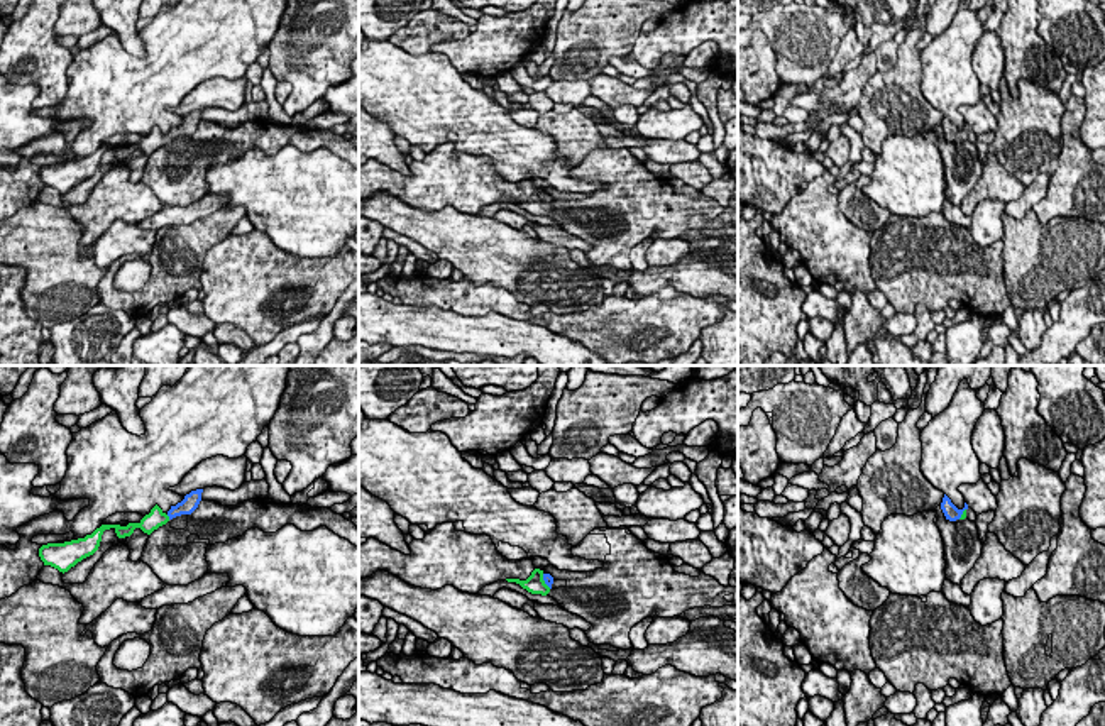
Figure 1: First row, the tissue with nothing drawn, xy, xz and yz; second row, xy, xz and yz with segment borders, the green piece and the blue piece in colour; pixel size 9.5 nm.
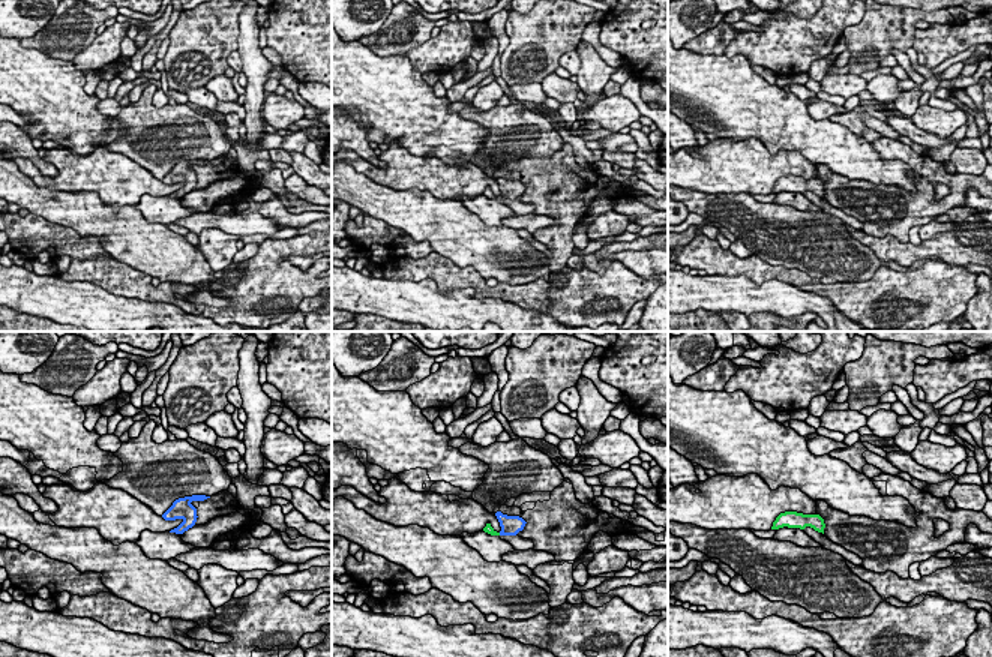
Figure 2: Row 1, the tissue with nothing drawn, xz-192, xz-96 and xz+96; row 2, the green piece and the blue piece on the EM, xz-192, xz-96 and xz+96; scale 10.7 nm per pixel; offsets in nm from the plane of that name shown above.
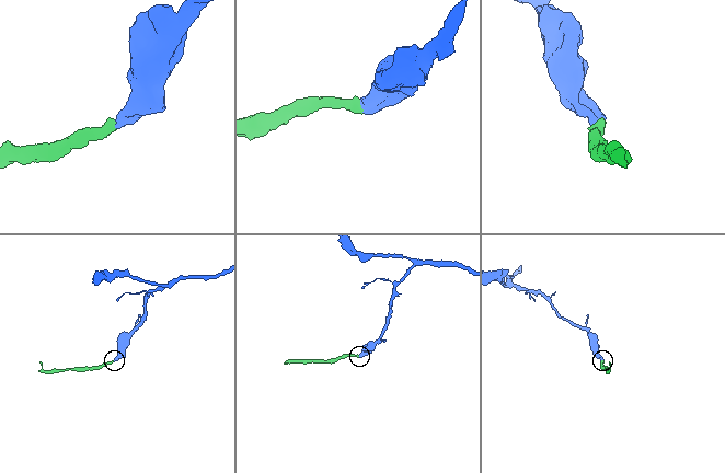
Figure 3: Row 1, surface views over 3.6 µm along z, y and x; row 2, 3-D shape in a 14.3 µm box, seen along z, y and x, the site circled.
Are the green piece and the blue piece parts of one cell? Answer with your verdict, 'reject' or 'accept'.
accept

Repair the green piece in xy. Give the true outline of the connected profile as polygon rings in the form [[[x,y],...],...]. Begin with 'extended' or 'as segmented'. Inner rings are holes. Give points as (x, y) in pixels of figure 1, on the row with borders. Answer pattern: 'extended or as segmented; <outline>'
extended; [[[203,489],[191,491],[184,496],[181,503],[176,506],[171,506],[168,513],[164,513],[157,504],[151,509],[149,514],[146,514],[139,523],[129,523],[127,526],[120,525],[102,525],[96,528],[91,535],[86,535],[85,538],[64,542],[64,543],[47,543],[39,548],[39,557],[44,562],[44,565],[51,565],[58,569],[59,572],[68,572],[71,567],[74,567],[83,558],[93,555],[102,542],[102,535],[105,530],[113,528],[118,538],[130,536],[135,528],[140,528],[144,533],[151,535],[159,526],[166,525],[169,520],[181,516],[181,514],[191,514],[200,501],[201,501]]]

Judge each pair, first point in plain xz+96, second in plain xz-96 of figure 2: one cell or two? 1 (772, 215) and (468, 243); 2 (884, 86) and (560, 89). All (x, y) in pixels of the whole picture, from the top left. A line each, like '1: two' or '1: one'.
1: one
2: one

